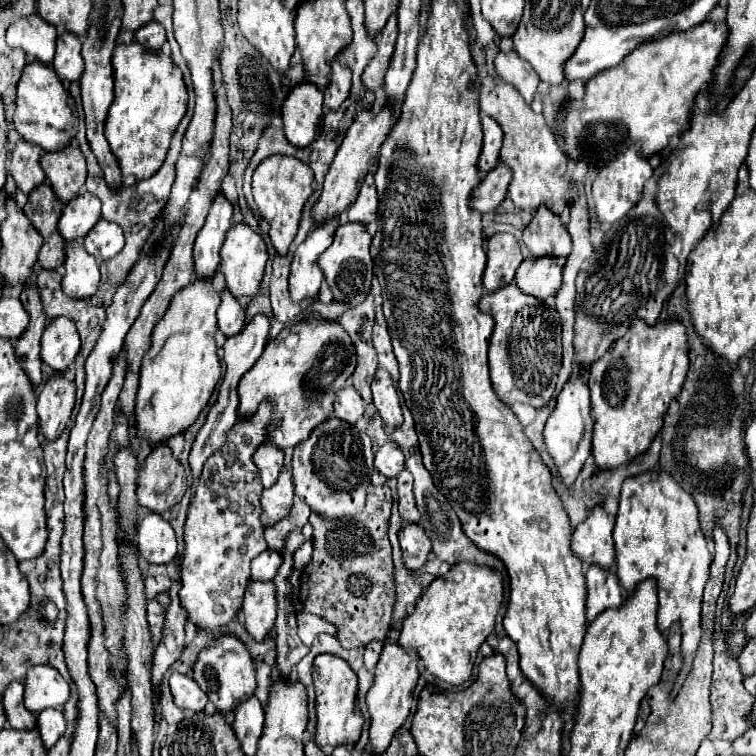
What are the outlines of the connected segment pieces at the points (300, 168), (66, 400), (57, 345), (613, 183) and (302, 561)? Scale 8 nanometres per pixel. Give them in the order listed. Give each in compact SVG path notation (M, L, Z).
M273 154L265 158L253 172L253 198L257 210L263 216L263 220L271 224L269 238L281 256L287 254L287 248L297 234L301 210L307 198L311 196L311 192L313 192L313 170L309 168L309 164L301 162L295 156Z
M53 374L37 398L37 414L41 432L47 440L55 440L65 430L75 404L75 380Z
M53 318L41 336L41 360L49 364L55 372L65 372L75 360L81 340L77 326L65 318Z
M637 144L629 146L623 154L619 154L615 160L605 164L597 172L597 178L593 182L593 202L595 202L597 218L603 224L615 224L617 220L625 218L627 212L633 208L633 204L637 204L637 200L641 200L643 186L653 176L651 164L645 158L641 158L637 154L637 150L639 150Z
M307 540L303 546L299 546L299 548L295 550L293 560L295 560L295 568L297 568L297 570L303 570L303 568L309 564L311 552L313 552L313 544L311 544L309 540Z

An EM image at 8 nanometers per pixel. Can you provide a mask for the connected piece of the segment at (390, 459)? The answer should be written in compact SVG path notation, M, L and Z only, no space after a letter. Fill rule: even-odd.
M389 440L377 450L375 468L387 478L395 478L401 470L405 470L405 454L401 452L397 442Z

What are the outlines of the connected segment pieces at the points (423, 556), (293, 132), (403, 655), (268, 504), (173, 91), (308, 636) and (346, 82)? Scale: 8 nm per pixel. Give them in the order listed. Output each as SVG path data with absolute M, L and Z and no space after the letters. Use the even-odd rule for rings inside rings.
M407 524L399 530L399 544L401 544L401 550L403 550L403 564L409 568L409 570L419 570L421 566L425 566L427 562L427 554L431 552L431 540L425 536L423 528L417 526L417 524Z
M297 84L289 96L285 98L285 104L281 106L281 114L283 114L283 130L285 130L285 136L287 140L293 144L293 146L309 146L317 134L319 134L319 120L323 118L323 94L321 90L315 86L315 84Z
M385 642L383 652L379 656L379 662L375 666L375 682L371 690L367 692L367 706L371 712L371 730L369 730L369 742L373 748L373 754L381 754L391 744L393 734L403 726L411 712L413 704L413 690L419 678L419 660L413 656L413 652L405 652L397 642Z
M283 468L279 480L271 488L263 490L263 496L261 496L261 508L263 508L261 520L263 520L263 524L271 526L277 520L285 518L289 514L291 504L293 504L293 496L295 496L295 488L293 488L291 470Z
M153 20L139 28L135 32L135 40L139 44L119 44L113 52L115 100L105 122L105 138L111 152L117 156L123 176L143 180L151 178L167 156L177 124L181 124L187 110L187 88L181 70L171 58L161 58L157 52L147 52L159 50L165 44L165 28L159 22Z
M297 598L296 604L299 605L297 606L297 634L305 646L311 646L313 640L323 632L335 634L335 626L321 620L319 616L311 616L307 610L303 610L299 598Z
M337 60L331 64L331 74L329 74L329 86L323 90L325 94L325 106L329 110L337 110L343 100L349 96L351 88L351 72L349 68L341 66Z

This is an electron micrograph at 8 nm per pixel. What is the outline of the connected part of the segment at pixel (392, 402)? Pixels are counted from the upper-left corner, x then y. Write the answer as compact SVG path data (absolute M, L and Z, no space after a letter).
M383 368L377 370L375 380L371 384L371 390L373 390L373 404L379 410L383 422L391 428L397 428L403 420L403 414L401 414L397 388L393 386L387 370L383 370Z

